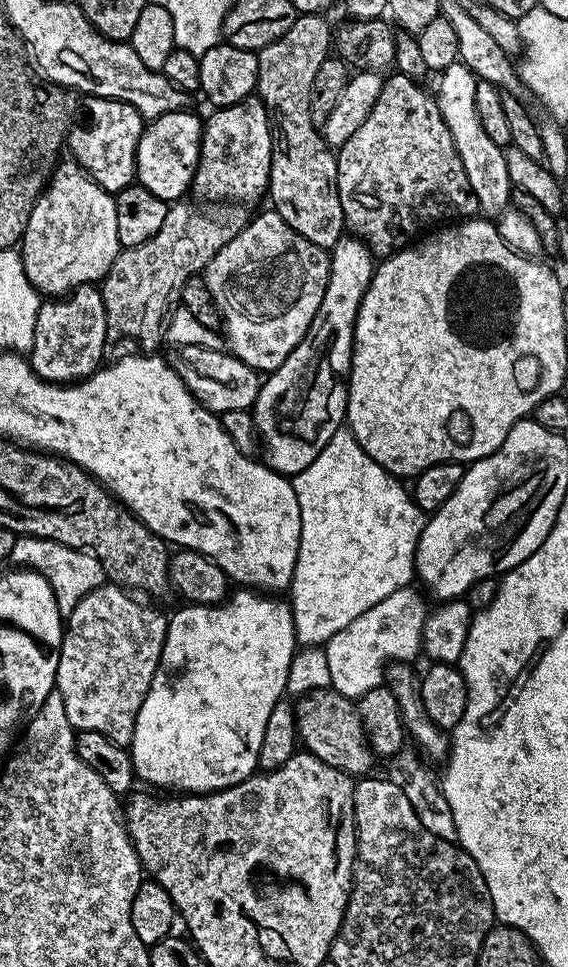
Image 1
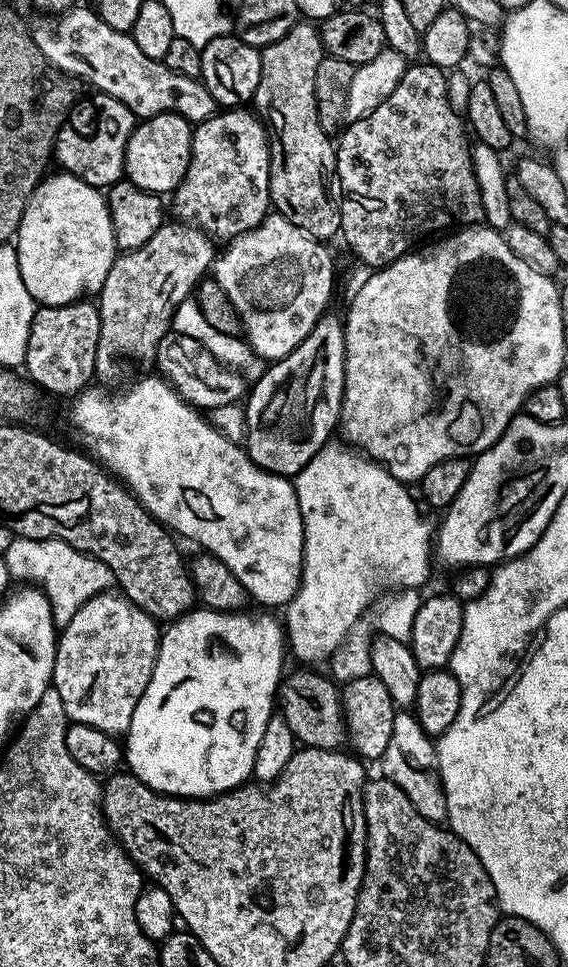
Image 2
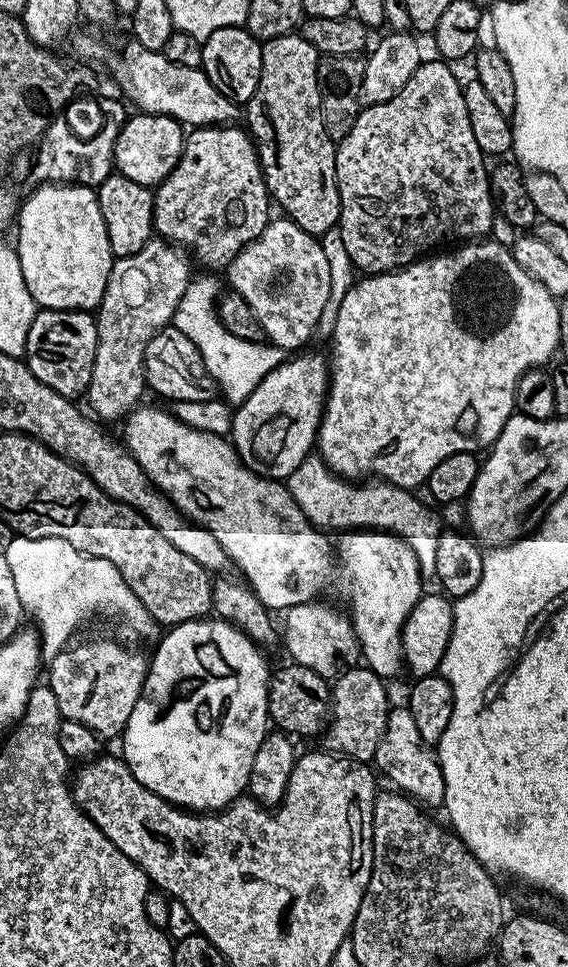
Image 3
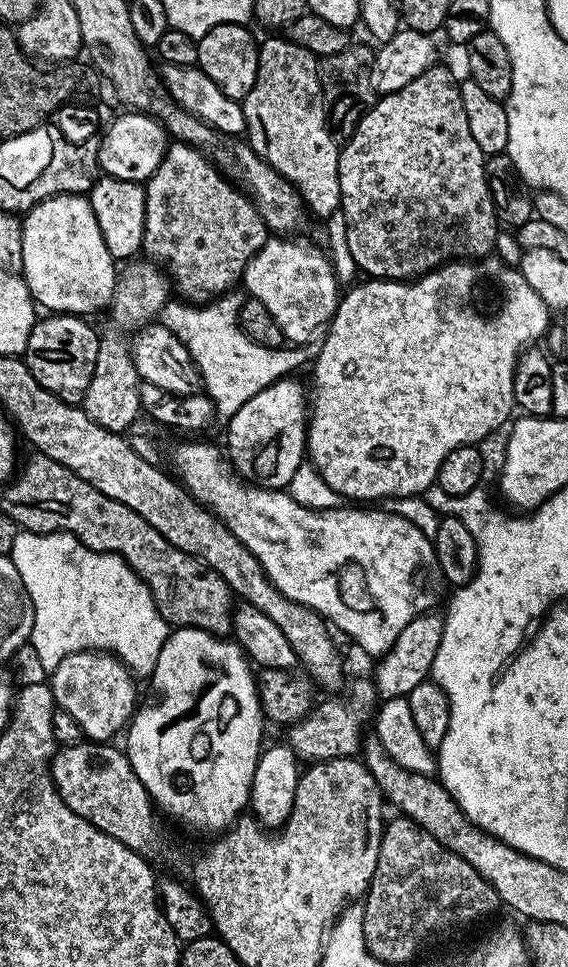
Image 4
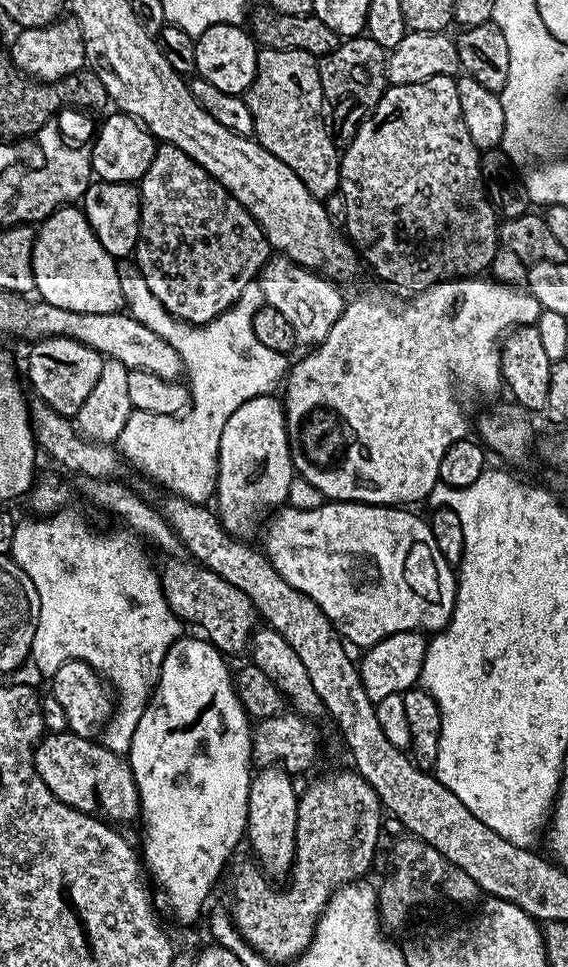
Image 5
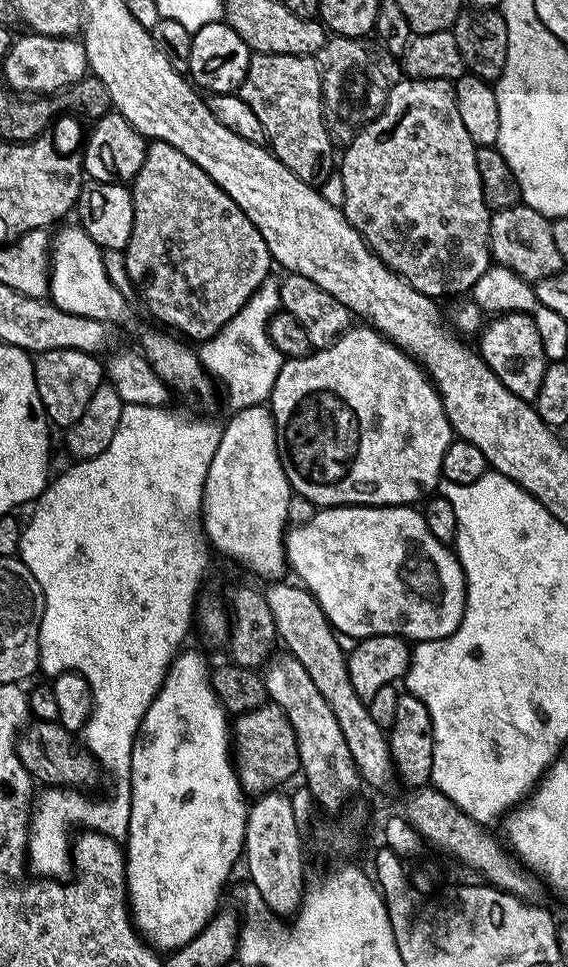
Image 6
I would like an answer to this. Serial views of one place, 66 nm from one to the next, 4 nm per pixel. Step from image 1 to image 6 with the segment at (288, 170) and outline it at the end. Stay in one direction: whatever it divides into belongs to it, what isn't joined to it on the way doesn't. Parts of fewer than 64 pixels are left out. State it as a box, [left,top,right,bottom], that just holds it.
[239,52,334,186]

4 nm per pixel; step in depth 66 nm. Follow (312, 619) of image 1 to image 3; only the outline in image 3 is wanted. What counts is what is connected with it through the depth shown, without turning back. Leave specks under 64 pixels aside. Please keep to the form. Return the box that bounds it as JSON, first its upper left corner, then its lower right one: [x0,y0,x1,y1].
[282,454,444,681]

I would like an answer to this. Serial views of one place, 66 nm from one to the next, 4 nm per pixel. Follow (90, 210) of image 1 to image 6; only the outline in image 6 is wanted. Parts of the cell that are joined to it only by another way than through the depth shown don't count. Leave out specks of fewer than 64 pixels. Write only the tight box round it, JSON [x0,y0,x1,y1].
[48,226,132,326]

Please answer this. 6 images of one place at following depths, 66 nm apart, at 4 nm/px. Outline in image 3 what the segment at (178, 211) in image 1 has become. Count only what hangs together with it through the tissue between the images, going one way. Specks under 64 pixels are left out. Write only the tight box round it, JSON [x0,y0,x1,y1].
[86,238,190,421]

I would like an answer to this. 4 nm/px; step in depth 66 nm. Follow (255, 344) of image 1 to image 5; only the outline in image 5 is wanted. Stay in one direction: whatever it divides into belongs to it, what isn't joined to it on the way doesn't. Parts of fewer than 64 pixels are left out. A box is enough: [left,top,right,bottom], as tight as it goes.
[258,255,346,346]

